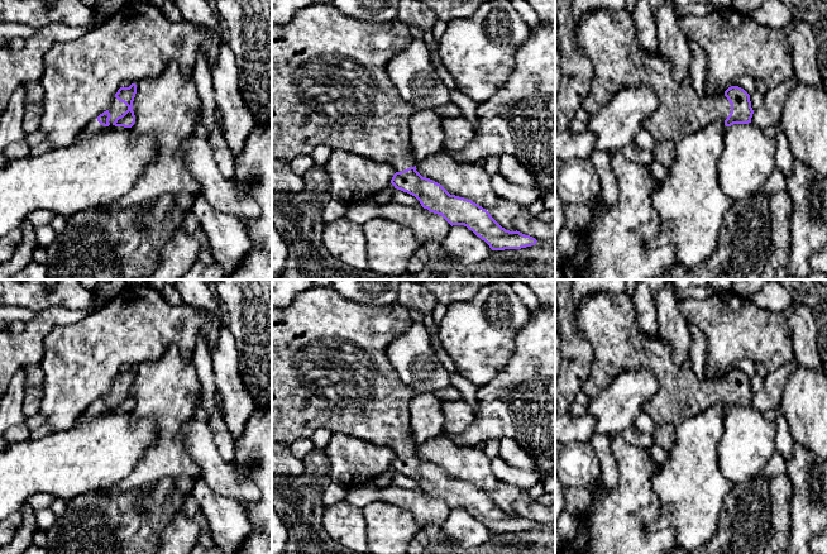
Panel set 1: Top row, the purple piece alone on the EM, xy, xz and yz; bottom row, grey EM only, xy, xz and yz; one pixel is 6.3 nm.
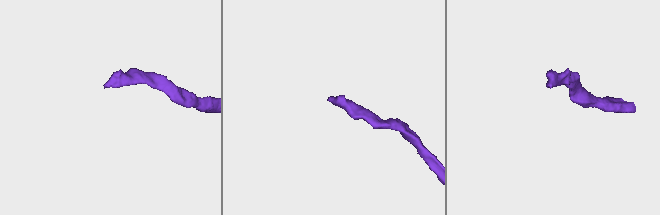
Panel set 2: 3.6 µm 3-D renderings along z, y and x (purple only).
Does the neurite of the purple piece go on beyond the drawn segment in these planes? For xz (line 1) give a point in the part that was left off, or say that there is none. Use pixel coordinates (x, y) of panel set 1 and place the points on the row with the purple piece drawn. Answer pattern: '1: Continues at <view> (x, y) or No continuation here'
1: Continues at xz (330, 85)

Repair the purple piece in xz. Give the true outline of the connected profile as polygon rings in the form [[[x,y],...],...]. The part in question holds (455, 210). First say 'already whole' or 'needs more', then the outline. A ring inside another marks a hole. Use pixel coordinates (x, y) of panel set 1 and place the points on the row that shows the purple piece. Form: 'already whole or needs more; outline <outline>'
needs more; outline [[[312,3],[298,10],[285,25],[272,23],[272,158],[291,163],[296,157],[310,156],[316,145],[328,144],[331,149],[340,148],[376,162],[386,162],[396,171],[391,180],[395,188],[415,196],[424,209],[441,215],[451,226],[467,226],[492,250],[535,245],[535,238],[506,230],[478,204],[450,195],[440,183],[416,171],[410,120],[420,110],[401,97],[387,71],[392,58],[412,39],[410,27],[398,19],[369,23],[345,15],[333,4]]]

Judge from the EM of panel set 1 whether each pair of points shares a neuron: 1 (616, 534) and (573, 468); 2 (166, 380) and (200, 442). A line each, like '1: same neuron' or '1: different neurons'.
1: different neurons
2: different neurons

